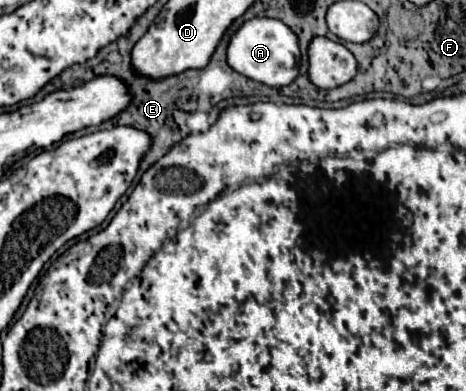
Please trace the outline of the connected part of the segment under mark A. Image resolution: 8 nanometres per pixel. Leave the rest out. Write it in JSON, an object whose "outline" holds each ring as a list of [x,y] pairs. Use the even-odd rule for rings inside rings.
{"outline":[[[251,18],[241,24],[241,28],[235,30],[235,34],[229,40],[227,46],[227,64],[257,82],[263,82],[267,86],[287,86],[291,84],[299,70],[297,70],[297,58],[301,56],[297,36],[295,32],[285,26],[281,20],[275,18]]]}

